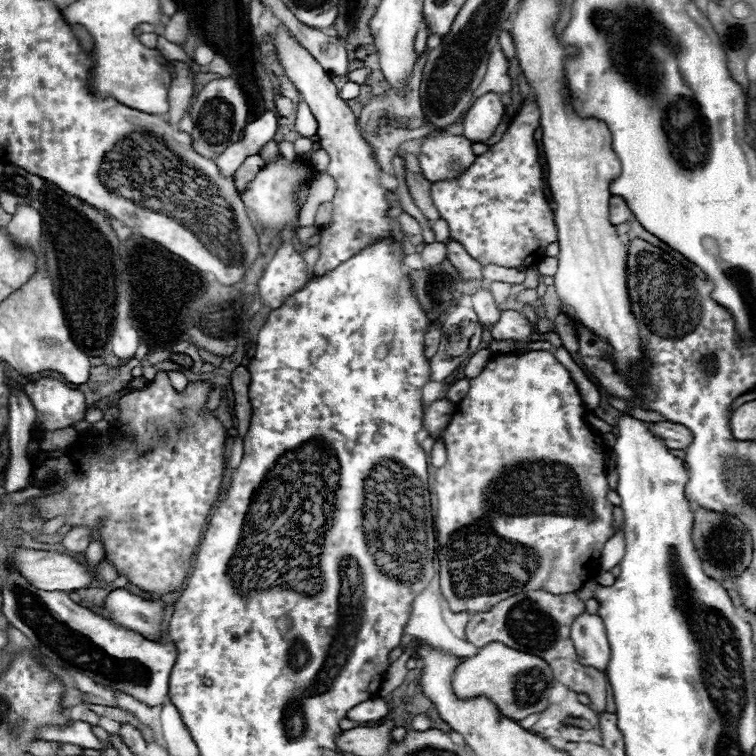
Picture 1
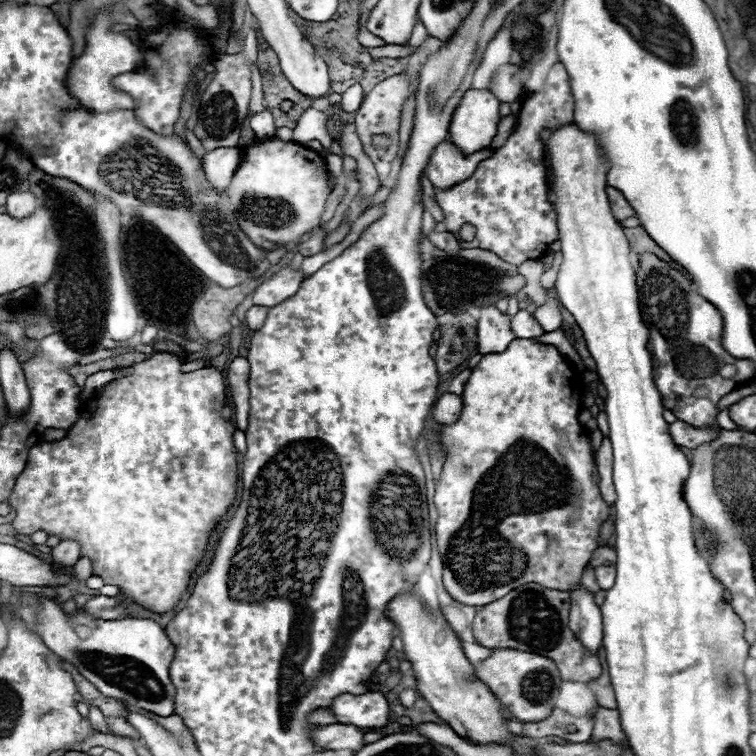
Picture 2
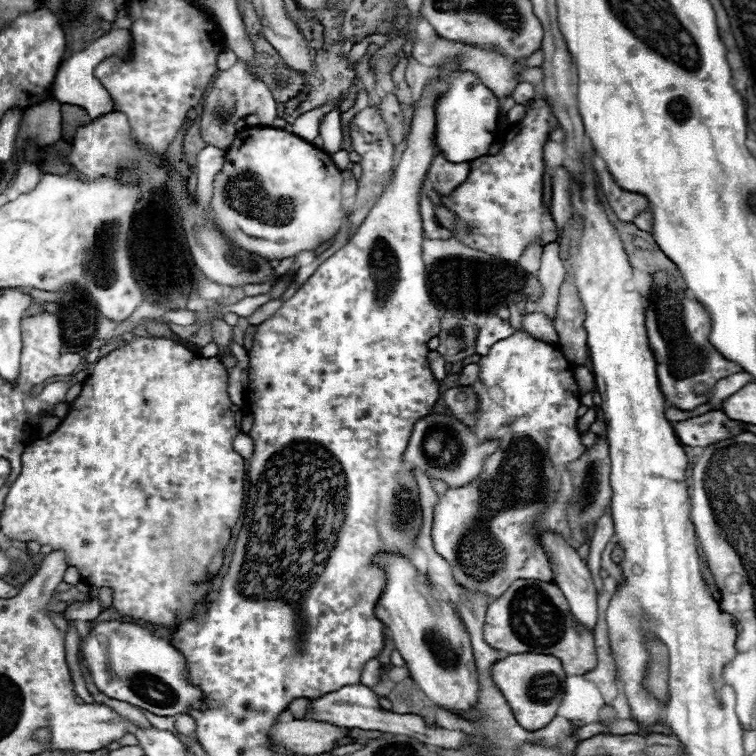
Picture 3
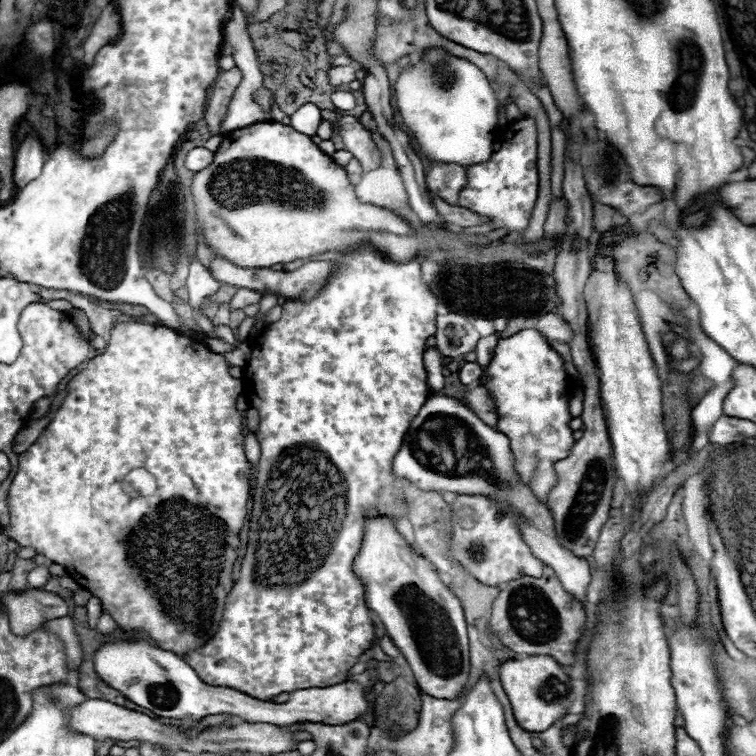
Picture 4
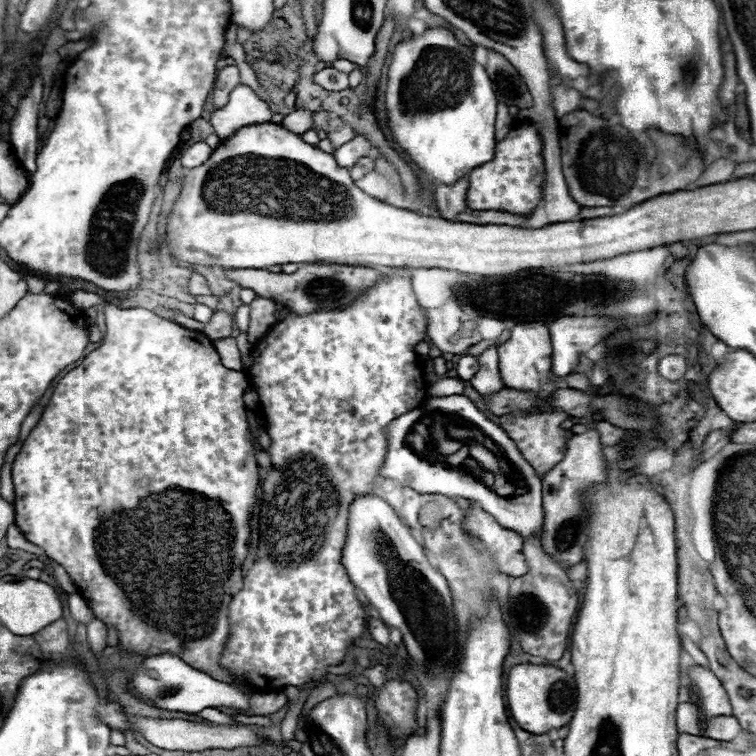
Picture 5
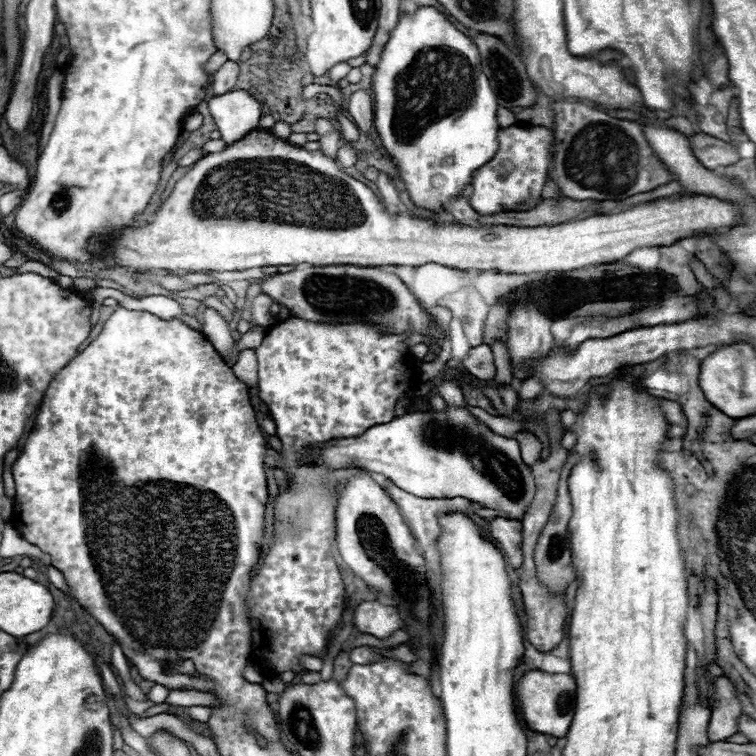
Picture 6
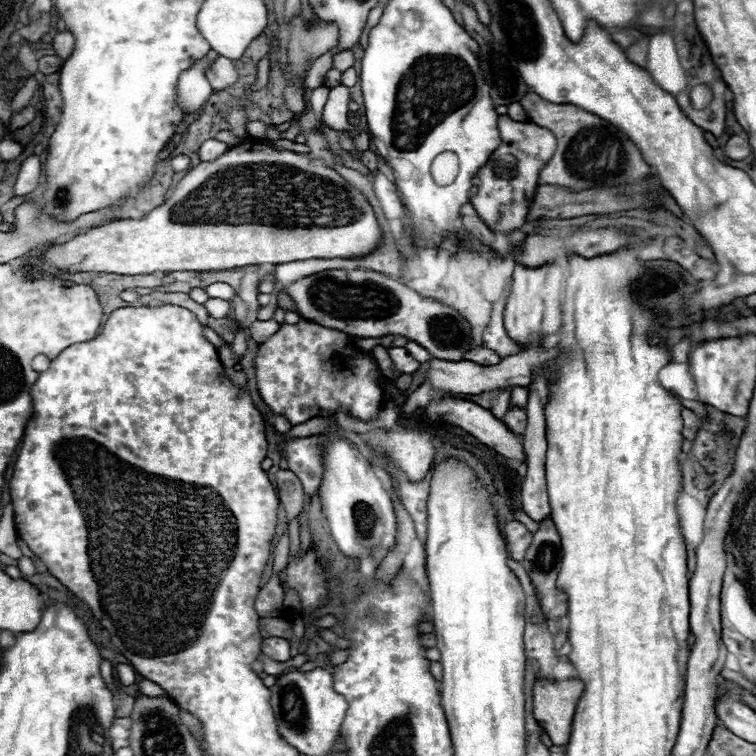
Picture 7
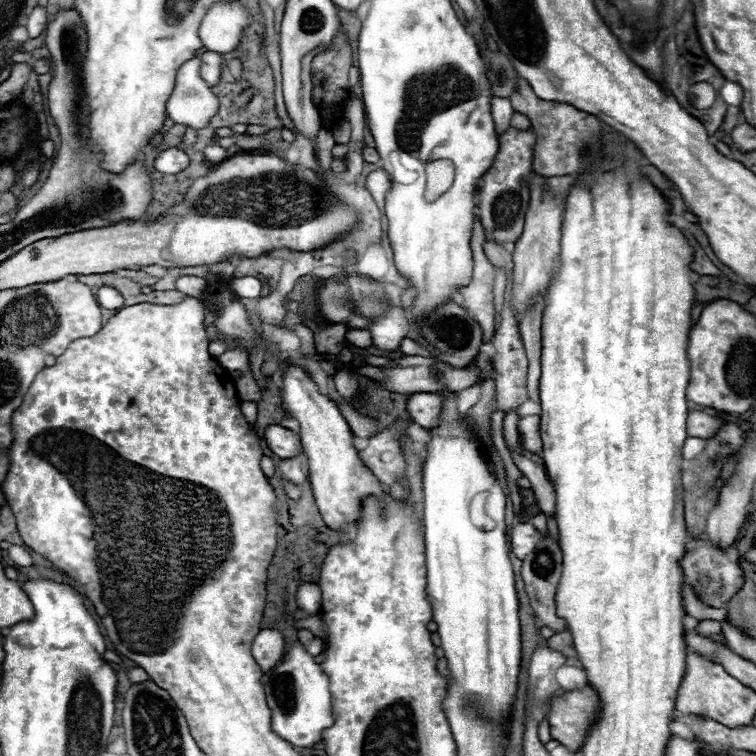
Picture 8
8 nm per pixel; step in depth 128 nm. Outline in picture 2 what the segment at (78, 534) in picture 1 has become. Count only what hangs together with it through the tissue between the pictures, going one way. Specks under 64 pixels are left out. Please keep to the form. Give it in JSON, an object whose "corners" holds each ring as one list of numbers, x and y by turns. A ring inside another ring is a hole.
{"corners":[[62,540,56,548,52,548,52,562,58,568,72,568,80,558,80,546,74,540]]}

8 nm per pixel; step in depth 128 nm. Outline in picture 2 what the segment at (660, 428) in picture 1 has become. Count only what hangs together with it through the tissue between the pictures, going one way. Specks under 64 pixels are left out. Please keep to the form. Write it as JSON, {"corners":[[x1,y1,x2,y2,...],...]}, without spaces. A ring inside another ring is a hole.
{"corners":[[676,420,668,426,668,432,674,440,676,446,684,446,684,448,698,448,700,444,712,442,714,438,718,438,718,430,710,428,710,426,702,426,702,428,694,428,682,420]]}

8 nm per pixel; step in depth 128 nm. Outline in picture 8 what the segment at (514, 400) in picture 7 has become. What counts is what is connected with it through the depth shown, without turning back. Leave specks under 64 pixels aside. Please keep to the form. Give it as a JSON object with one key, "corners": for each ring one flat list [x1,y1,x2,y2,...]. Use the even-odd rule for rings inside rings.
{"corners":[[508,412,504,418,504,436,506,436,506,444,508,448,512,448,514,452,520,452,520,438,518,438,518,414,516,412]]}

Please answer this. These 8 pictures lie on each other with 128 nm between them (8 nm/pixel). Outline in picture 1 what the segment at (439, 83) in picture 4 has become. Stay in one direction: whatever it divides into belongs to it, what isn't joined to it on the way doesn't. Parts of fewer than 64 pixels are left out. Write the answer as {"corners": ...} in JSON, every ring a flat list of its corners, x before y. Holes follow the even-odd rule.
{"corners":[[494,92,482,94,472,104,472,108,468,108,468,112,464,116,462,136,466,140,470,140,472,144,484,142,496,132,498,124,502,122,502,116,504,116,504,104,498,98,498,94,494,94]]}

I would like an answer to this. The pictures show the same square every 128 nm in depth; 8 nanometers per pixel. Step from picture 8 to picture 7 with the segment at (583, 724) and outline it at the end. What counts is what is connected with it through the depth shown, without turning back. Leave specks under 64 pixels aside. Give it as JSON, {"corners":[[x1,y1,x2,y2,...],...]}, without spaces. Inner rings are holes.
{"corners":[[536,680,534,682,534,718,546,730,552,744,566,746,572,734,572,720,582,696,580,680]]}

